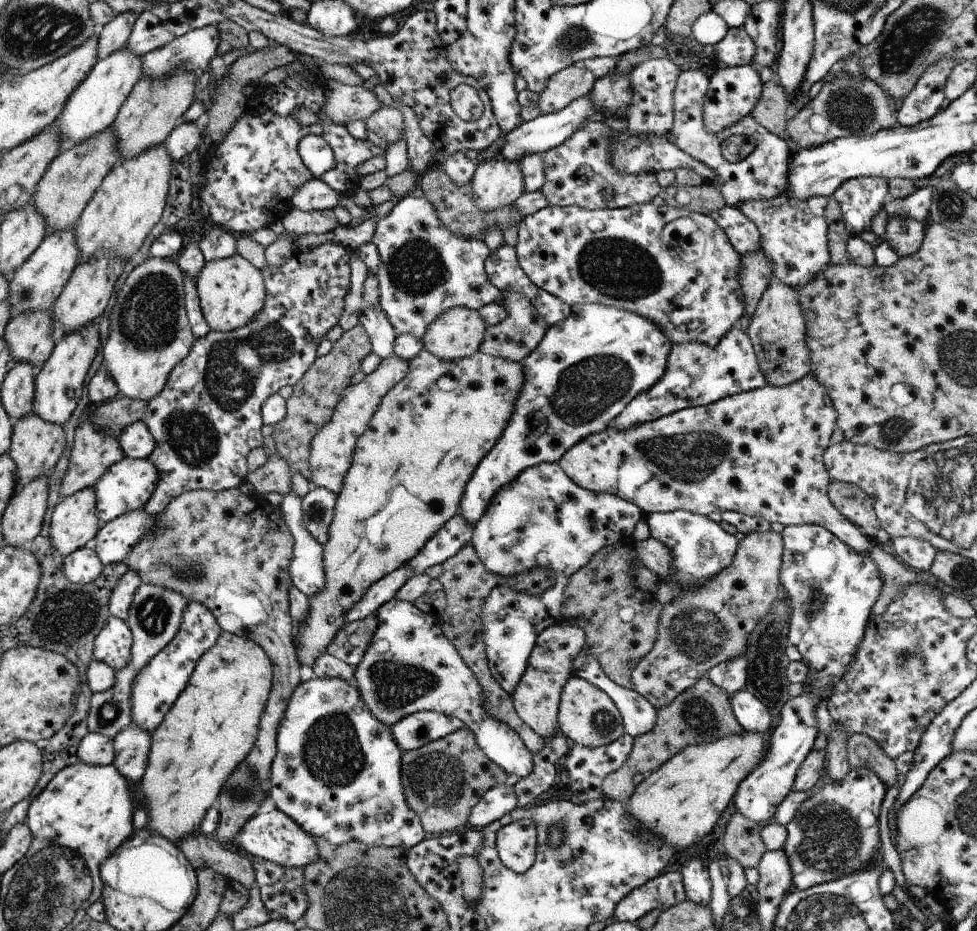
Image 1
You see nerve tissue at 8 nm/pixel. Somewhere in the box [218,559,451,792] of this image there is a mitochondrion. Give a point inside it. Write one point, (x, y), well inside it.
(331, 742)

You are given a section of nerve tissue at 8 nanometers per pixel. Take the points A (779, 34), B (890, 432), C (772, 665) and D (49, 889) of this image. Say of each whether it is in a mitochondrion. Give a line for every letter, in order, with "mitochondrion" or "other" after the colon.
A: other
B: mitochondrion
C: mitochondrion
D: mitochondrion

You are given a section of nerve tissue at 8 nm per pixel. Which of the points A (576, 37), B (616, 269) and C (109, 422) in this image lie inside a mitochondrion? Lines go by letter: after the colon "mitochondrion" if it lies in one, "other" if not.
A: mitochondrion
B: mitochondrion
C: mitochondrion

